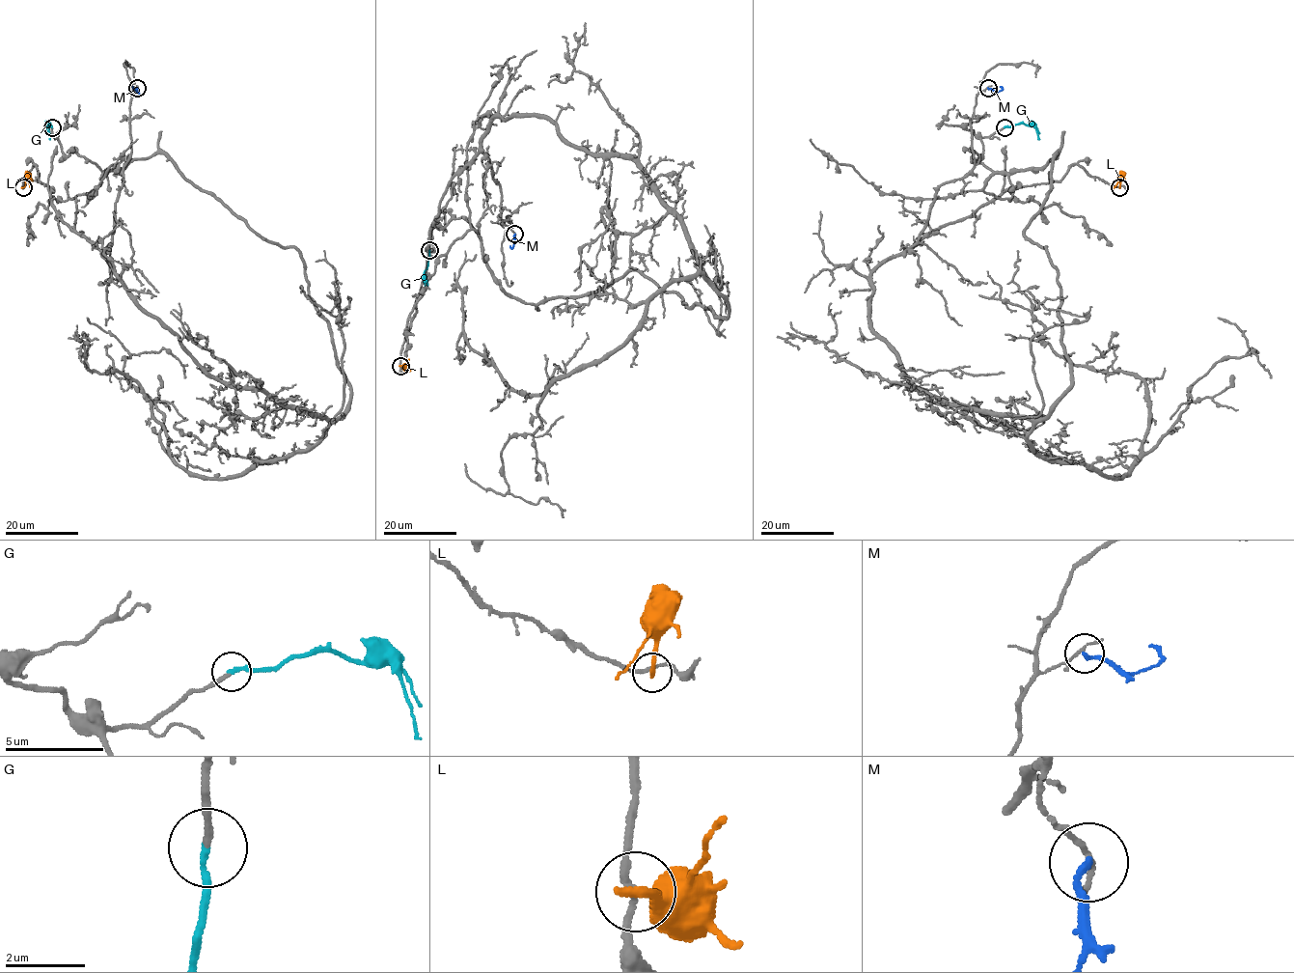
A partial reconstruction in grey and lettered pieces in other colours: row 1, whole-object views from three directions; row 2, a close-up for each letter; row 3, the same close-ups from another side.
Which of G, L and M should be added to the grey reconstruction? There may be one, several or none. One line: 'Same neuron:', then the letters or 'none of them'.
Same neuron: G

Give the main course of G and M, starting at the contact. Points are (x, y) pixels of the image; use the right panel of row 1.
G: (1004, 127), (1019, 124), (1032, 125), (1039, 139)
M: (988, 88), (998, 92), (1002, 89), (1000, 86)

